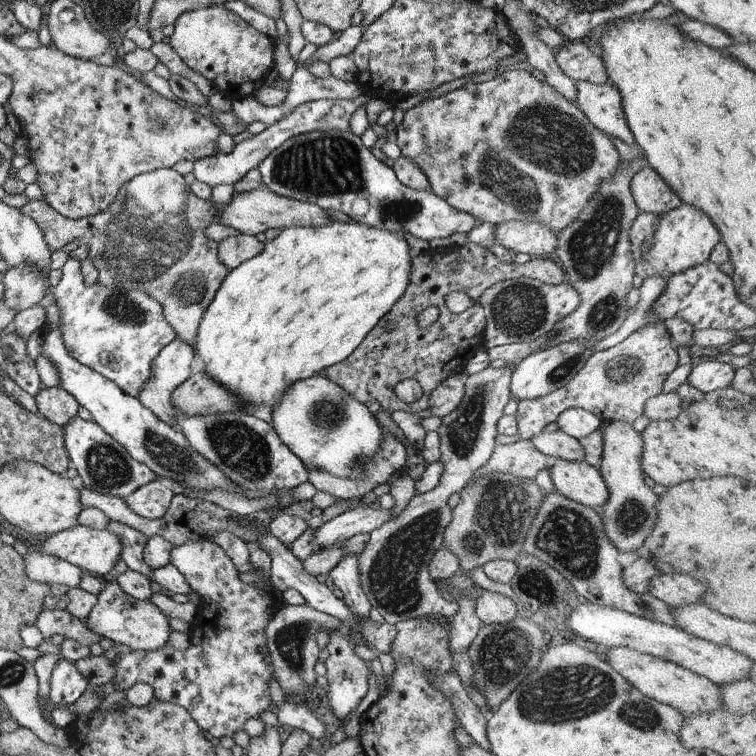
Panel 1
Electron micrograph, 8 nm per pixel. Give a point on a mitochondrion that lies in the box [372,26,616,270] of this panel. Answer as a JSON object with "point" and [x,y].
{"point":[547,136]}

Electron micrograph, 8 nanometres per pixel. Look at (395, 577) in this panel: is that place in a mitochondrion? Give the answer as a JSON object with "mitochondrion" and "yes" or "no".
{"mitochondrion":"yes"}

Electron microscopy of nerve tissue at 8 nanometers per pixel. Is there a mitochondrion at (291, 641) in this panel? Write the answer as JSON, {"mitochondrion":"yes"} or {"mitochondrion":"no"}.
{"mitochondrion":"yes"}

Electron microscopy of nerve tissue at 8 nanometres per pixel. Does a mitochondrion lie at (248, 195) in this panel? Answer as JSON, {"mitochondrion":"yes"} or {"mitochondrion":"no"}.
{"mitochondrion":"no"}

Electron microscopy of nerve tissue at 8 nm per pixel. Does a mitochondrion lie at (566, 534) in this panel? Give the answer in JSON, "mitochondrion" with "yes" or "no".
{"mitochondrion":"yes"}

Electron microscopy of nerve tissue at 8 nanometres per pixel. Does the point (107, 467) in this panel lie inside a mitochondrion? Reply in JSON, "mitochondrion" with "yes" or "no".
{"mitochondrion":"yes"}

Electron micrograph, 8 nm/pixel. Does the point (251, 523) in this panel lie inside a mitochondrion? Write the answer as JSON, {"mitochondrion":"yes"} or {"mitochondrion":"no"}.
{"mitochondrion":"no"}

